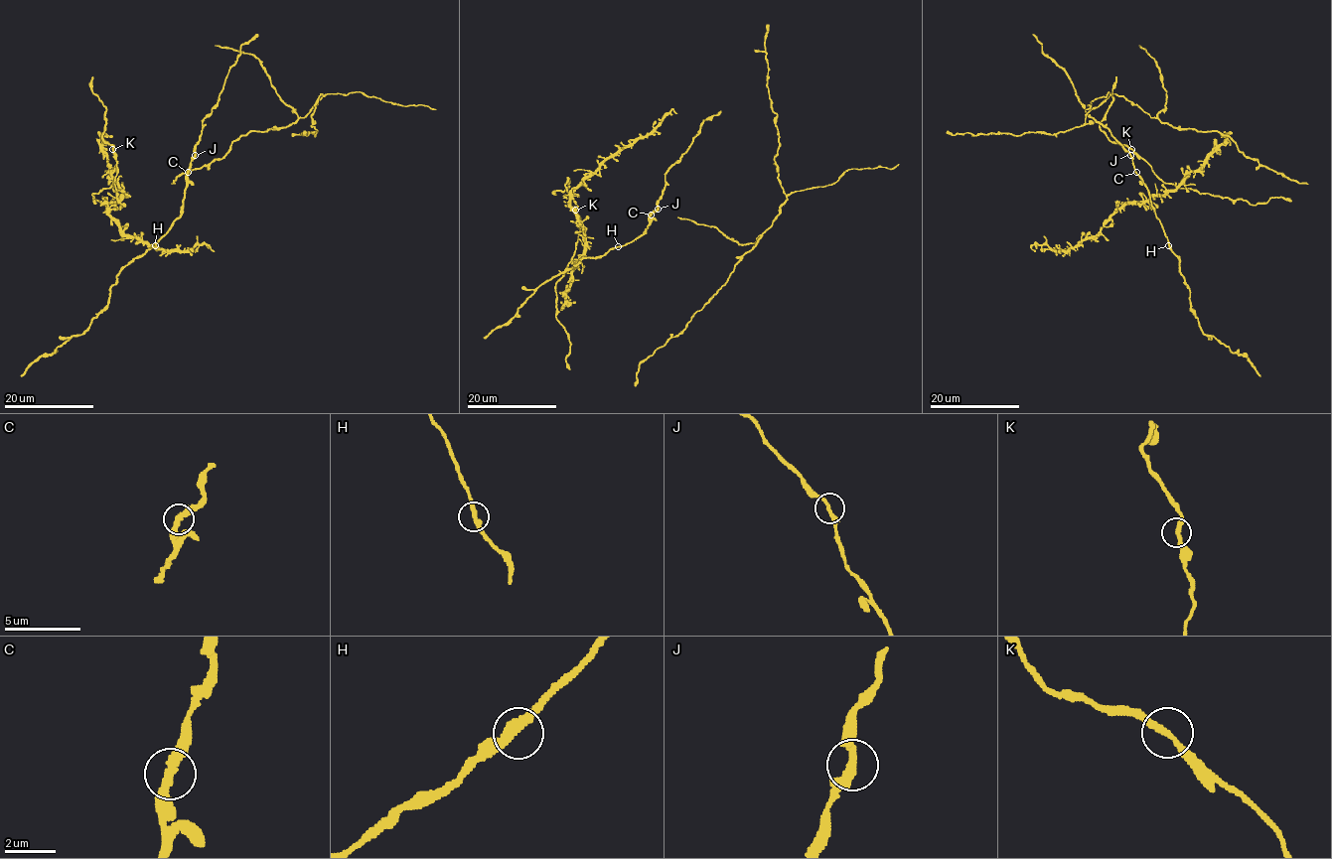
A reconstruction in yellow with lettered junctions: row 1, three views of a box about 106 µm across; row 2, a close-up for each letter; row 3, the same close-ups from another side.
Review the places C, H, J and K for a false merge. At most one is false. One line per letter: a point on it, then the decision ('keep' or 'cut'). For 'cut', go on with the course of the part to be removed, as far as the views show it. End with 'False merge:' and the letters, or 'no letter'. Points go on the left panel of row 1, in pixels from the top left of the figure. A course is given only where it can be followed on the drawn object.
C: at (188, 172); keep
H: at (155, 245); keep
J: at (195, 155); keep
K: at (112, 149); keep
False merge: no letter

